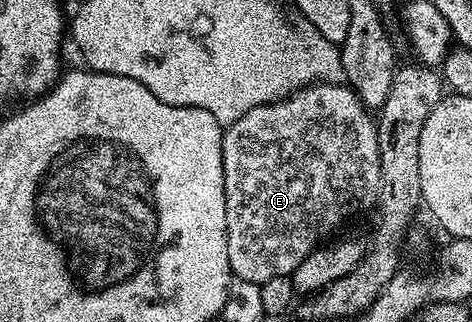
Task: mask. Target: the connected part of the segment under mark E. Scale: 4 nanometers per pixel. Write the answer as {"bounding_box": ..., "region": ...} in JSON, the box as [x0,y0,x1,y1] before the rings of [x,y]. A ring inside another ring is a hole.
{"bounding_box":[221,82,381,285],"region":[[[314,82],[306,88],[298,88],[289,93],[283,100],[273,104],[260,104],[255,110],[247,110],[243,118],[224,129],[221,138],[221,153],[223,154],[223,186],[225,187],[225,221],[227,222],[227,258],[229,271],[238,280],[246,280],[260,285],[271,278],[280,276],[292,277],[293,271],[307,258],[307,254],[314,252],[326,238],[332,237],[337,227],[348,216],[356,212],[372,209],[377,203],[377,195],[381,189],[381,171],[379,170],[379,138],[377,126],[370,109],[362,104],[360,98],[353,93],[353,89],[344,83],[330,84],[328,82]]]}

